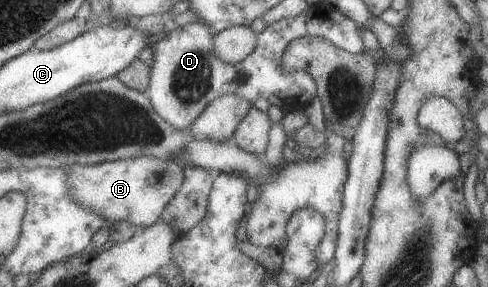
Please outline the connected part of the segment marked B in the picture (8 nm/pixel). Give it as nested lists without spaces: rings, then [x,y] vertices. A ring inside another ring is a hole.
[[[153,156],[122,159],[95,165],[73,165],[68,169],[67,181],[73,199],[95,211],[97,215],[114,221],[128,221],[142,230],[161,218],[165,207],[175,198],[186,177],[186,168],[180,163]]]

